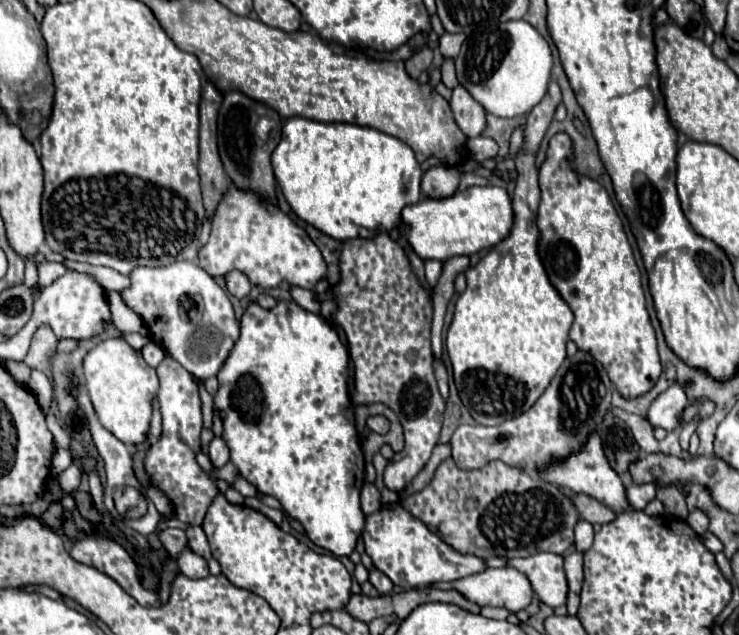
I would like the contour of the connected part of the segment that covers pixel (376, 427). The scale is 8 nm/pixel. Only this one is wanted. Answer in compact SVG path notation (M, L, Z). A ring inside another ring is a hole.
M370 416L368 418L368 422L366 422L366 426L372 430L372 432L376 432L376 434L388 434L388 430L390 430L390 422L384 418L384 416Z

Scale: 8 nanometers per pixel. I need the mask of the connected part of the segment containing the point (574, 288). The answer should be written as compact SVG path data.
M556 134L550 138L548 158L540 168L540 190L542 200L538 208L538 228L540 228L540 258L546 266L546 272L574 312L574 324L570 328L570 340L578 350L592 354L606 370L612 386L620 392L622 398L632 400L644 396L654 388L662 374L662 364L656 348L656 334L650 324L650 316L644 302L644 292L640 284L640 270L636 266L632 248L622 228L622 220L606 192L606 188L590 178L576 178L568 166L572 154L572 142L566 134Z

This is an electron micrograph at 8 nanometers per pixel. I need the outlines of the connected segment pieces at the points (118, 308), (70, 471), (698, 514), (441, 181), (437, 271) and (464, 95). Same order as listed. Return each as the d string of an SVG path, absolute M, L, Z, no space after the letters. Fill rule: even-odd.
M106 290L106 300L112 312L112 320L114 324L122 330L122 332L140 332L140 334L148 334L148 328L144 326L144 322L140 322L140 318L128 310L128 306L122 302L120 294L114 290Z
M70 464L64 472L58 474L58 482L60 482L60 488L62 488L64 496L70 496L78 490L80 476L82 476L82 470L76 464Z
M696 508L696 510L690 512L690 516L688 516L688 524L692 526L692 530L694 530L698 536L702 536L702 534L708 530L710 518L708 518L708 514L706 514L704 510Z
M436 166L430 168L422 178L422 194L426 198L448 198L458 190L460 172L450 166Z
M428 260L425 262L425 276L430 288L434 288L440 278L443 269L443 262L438 260Z
M456 86L454 94L450 98L450 108L454 112L454 120L458 128L468 136L476 138L480 136L488 122L486 122L486 112L484 108L470 96L470 92L464 86Z

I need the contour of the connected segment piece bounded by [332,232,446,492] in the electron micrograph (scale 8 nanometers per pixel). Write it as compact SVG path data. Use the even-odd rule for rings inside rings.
M378 234L372 240L346 240L342 242L340 254L340 280L332 288L336 298L336 312L334 322L342 326L350 358L354 362L354 402L356 404L386 404L392 408L402 422L406 446L398 452L384 470L384 484L392 492L402 492L416 474L428 462L434 446L438 444L440 428L442 428L442 414L444 414L444 400L438 392L438 384L434 378L434 356L430 348L430 324L432 324L432 298L422 288L420 280L412 272L408 254L400 244L396 244L388 234Z

